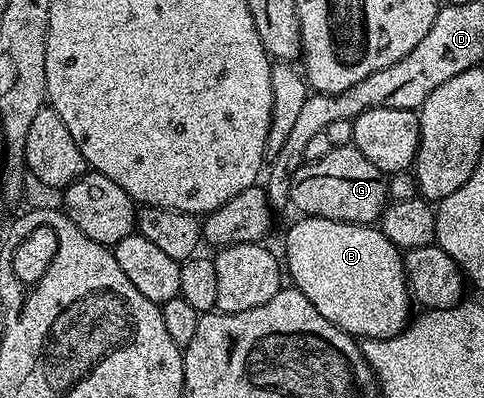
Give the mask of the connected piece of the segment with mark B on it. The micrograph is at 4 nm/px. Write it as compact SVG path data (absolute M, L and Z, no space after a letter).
M323 217L297 218L299 221L286 233L286 259L284 269L292 280L293 288L299 289L316 307L328 323L340 327L355 339L380 339L391 337L406 328L411 320L410 305L412 298L410 288L406 285L406 263L403 250L392 244L374 225L357 225L344 223L336 219Z

